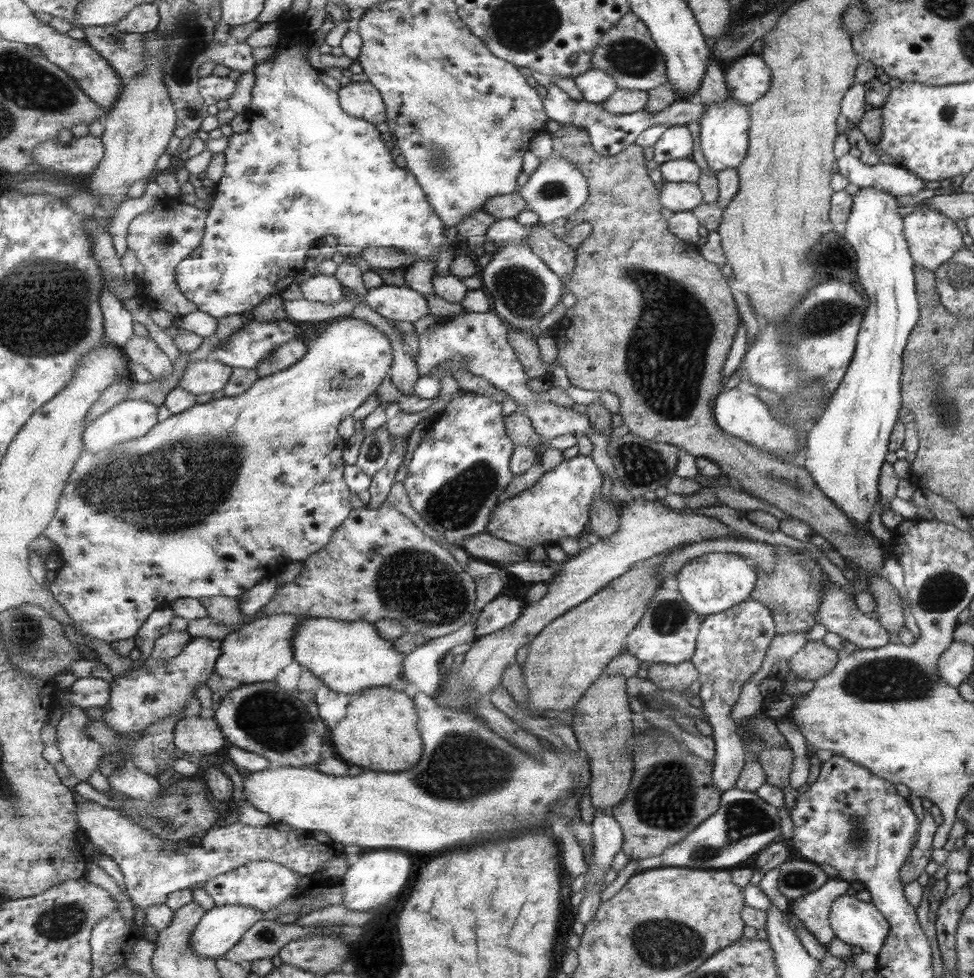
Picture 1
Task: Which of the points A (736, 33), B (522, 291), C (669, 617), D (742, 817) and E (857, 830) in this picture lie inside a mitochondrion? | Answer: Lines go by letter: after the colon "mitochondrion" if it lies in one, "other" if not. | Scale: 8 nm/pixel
A: mitochondrion
B: mitochondrion
C: mitochondrion
D: mitochondrion
E: mitochondrion

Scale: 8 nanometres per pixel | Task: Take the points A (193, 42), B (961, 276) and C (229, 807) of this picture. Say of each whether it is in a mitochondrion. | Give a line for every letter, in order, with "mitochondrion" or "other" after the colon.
A: mitochondrion
B: mitochondrion
C: other

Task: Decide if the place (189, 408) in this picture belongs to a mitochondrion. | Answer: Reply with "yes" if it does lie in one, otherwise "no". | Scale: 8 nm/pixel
no

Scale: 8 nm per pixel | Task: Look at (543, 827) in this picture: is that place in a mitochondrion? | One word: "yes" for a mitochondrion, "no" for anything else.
no

